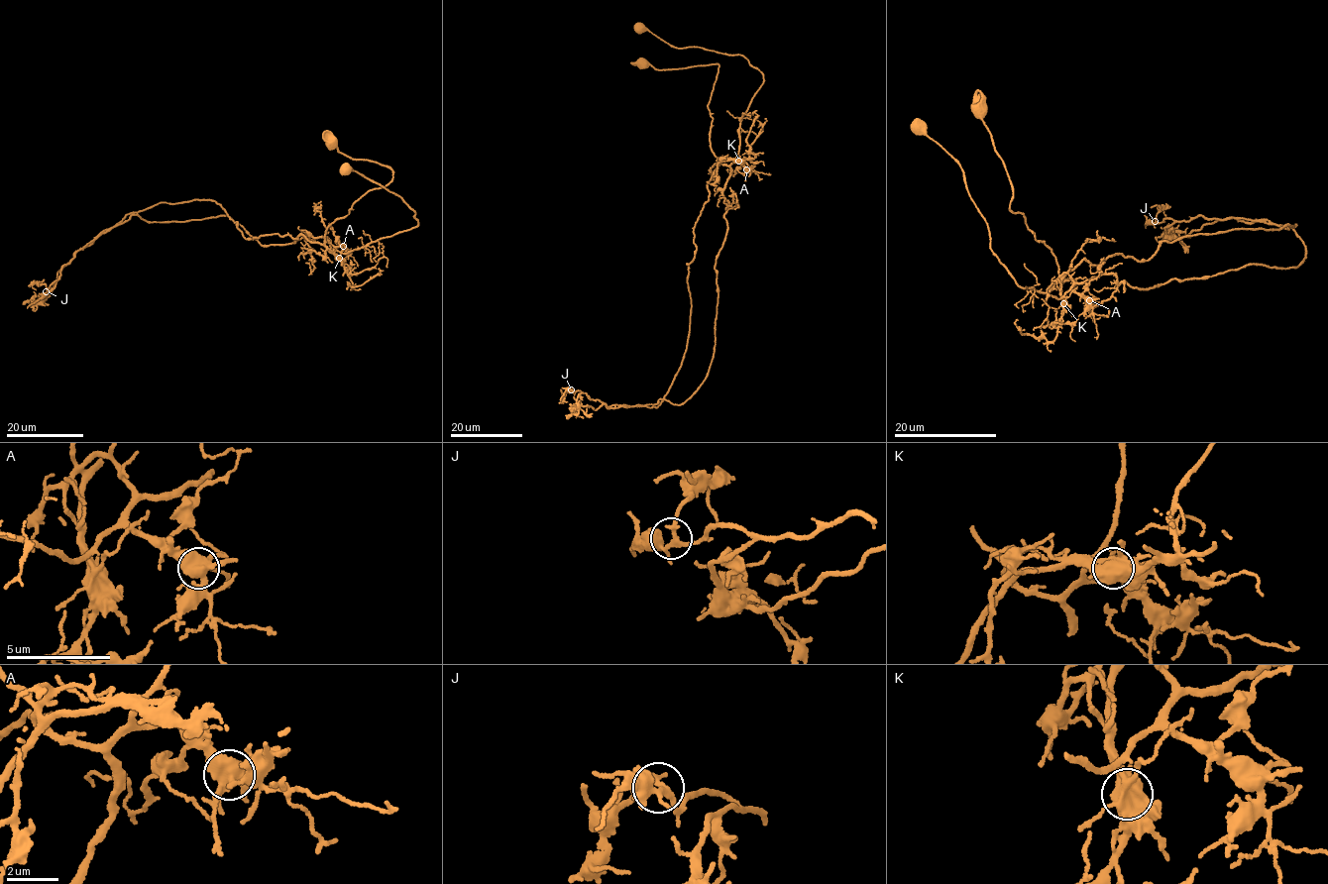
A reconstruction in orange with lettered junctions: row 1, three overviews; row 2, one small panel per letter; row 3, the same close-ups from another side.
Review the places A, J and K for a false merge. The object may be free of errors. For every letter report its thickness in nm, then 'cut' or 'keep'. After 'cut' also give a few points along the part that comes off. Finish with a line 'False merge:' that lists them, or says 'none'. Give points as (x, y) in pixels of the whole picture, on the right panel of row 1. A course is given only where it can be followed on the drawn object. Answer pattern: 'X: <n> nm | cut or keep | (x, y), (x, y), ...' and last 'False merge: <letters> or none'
A: 550 nm | keep
J: 200 nm | keep
K: 700 nm | cut | (1063, 303), (1062, 278), (1082, 260), (1147, 261), (1163, 240), (1296, 225), (1217, 219), (1173, 237), (1190, 237)
False merge: K

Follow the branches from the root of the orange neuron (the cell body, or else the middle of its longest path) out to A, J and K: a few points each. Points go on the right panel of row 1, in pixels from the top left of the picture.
A: (918, 126), (961, 167), (970, 197), (986, 222), (991, 251), (1015, 281), (1057, 298), (1079, 292), (1089, 300)
J: (918, 126), (961, 167), (1015, 281), (1065, 300), (1082, 260), (1294, 226), (1155, 221)
K: (918, 126), (961, 167), (970, 197), (986, 222), (991, 251), (1015, 281), (1024, 288), (1064, 296), (1063, 303)

